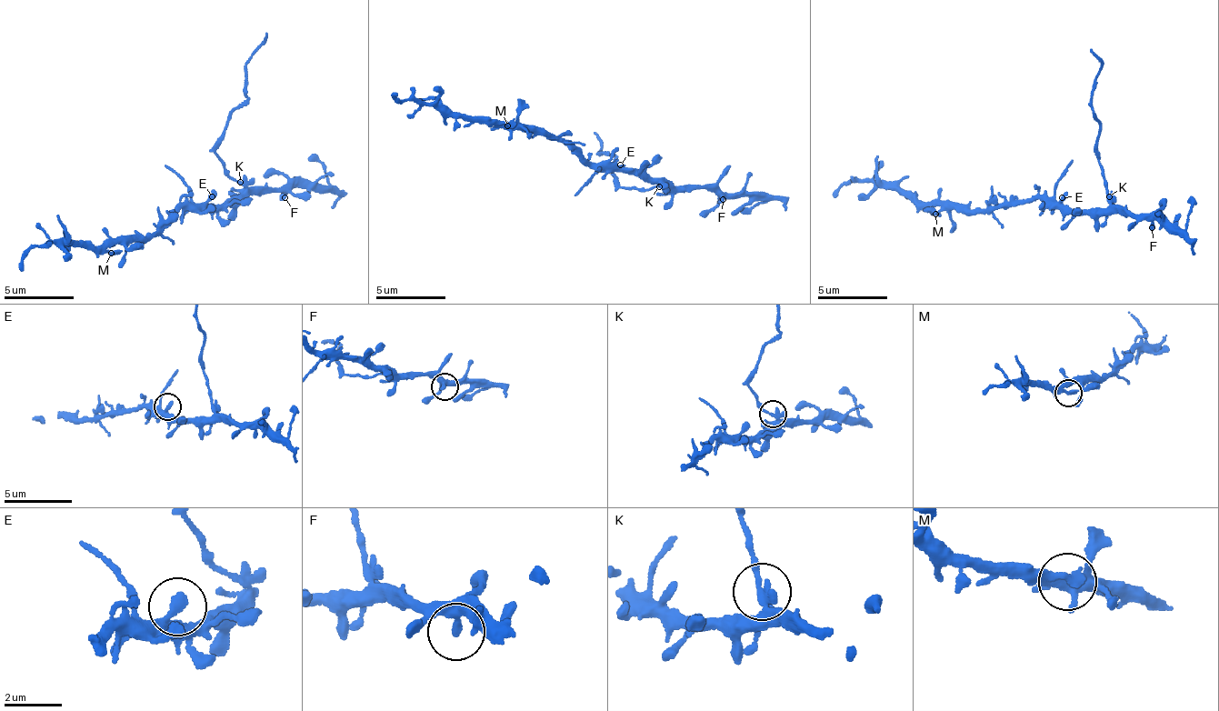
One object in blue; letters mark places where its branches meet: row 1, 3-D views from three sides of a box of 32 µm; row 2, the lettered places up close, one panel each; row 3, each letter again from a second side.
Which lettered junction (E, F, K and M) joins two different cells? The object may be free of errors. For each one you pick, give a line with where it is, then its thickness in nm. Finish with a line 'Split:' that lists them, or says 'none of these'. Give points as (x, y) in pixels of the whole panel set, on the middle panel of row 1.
K: at (659, 186); 260 nm thick
Split: K

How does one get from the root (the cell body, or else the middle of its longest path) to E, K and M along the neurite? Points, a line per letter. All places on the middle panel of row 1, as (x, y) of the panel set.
E: (594, 169), (620, 165)
K: (594, 169), (621, 166), (625, 170), (641, 168), (646, 175), (659, 176), (665, 185), (659, 186)
M: (594, 169), (559, 140), (507, 125)

